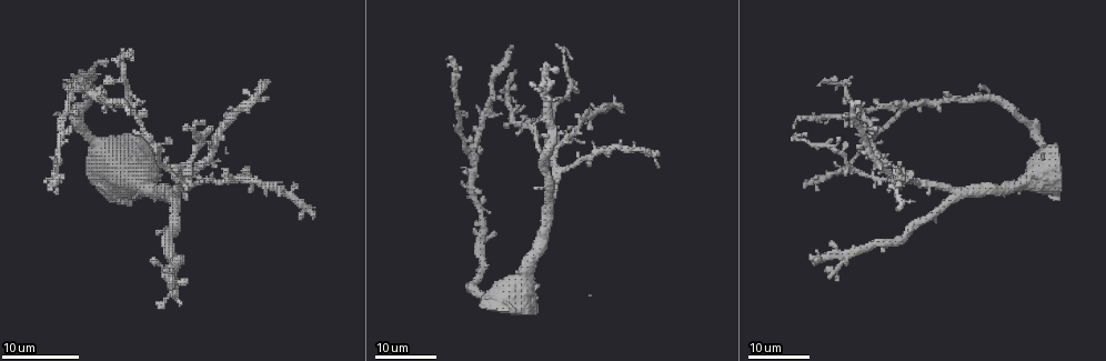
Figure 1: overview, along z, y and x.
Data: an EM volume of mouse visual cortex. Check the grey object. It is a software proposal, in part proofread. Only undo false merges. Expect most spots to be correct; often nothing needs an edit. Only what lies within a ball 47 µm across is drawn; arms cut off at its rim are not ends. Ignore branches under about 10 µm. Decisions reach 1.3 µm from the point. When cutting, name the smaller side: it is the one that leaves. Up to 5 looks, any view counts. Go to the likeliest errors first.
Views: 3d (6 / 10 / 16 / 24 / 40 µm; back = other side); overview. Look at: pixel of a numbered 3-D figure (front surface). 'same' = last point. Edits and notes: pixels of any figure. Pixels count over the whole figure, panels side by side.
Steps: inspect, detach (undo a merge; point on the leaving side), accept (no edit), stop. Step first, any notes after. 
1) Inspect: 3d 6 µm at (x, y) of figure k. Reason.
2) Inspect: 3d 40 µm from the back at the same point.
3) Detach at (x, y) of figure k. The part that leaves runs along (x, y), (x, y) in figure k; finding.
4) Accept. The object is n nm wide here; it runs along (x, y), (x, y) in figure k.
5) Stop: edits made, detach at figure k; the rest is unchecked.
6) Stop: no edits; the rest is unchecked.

Inspect: 3d 24 µm at (951, 193) of figure 1.

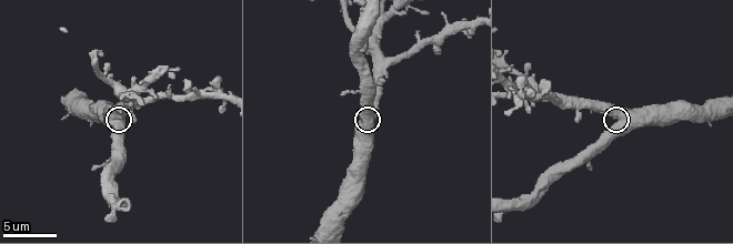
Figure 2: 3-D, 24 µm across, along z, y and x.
Inspect: 3d 10 µm at (619, 118) of figure 2.

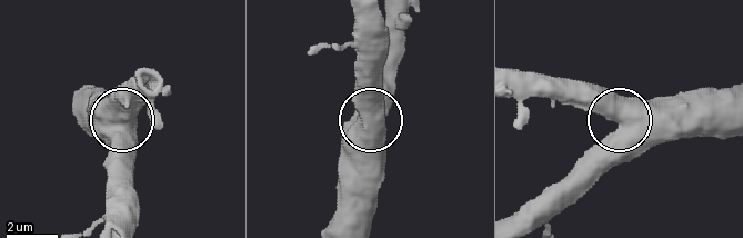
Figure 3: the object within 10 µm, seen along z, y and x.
Accept. All the same neuron.

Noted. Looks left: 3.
Inspect: 3d 24 µm at (903, 111) of figure 1.

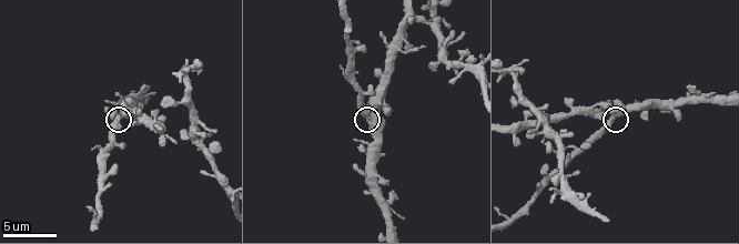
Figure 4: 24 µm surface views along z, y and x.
Inspect: 3d 10 µm at (116, 117) of figure 4.

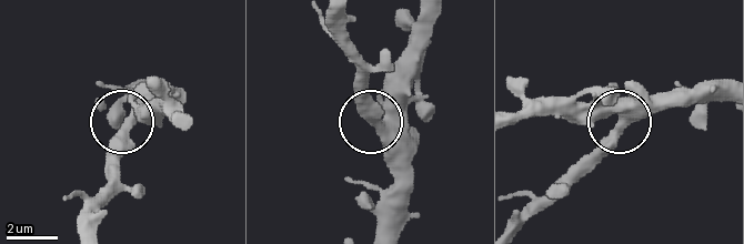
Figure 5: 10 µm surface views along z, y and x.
Inspect: 3d 10 µm from the back at (375, 123) of figure 5. Other side.

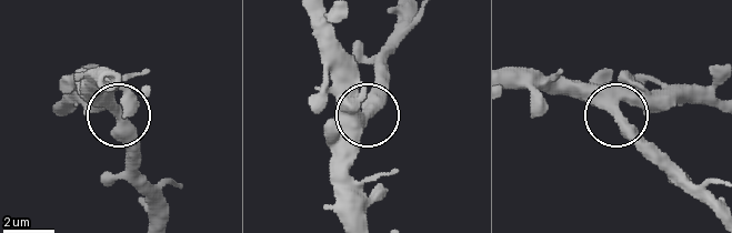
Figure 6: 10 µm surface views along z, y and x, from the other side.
Accept. One neuron here.

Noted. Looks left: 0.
Stop: no edits; the rest is unchecked.

